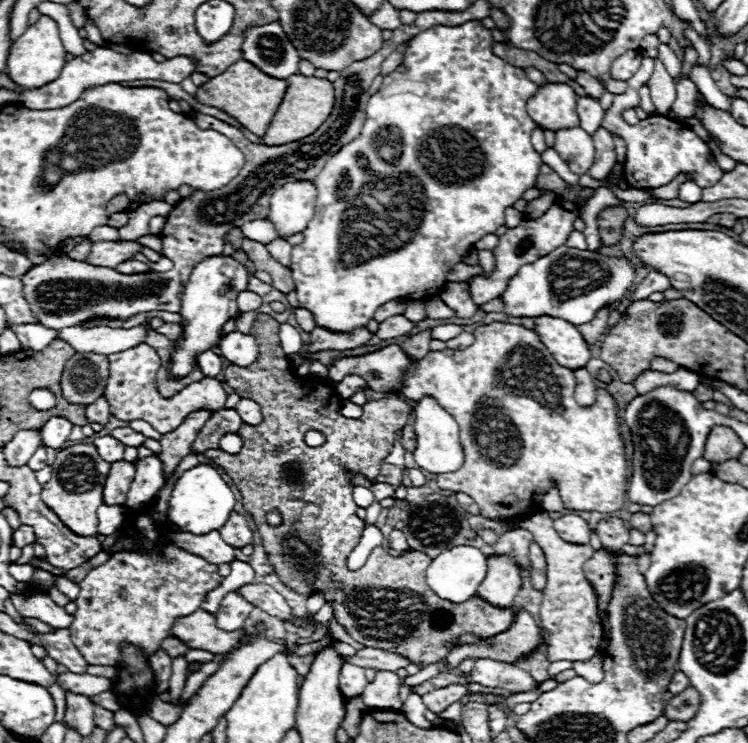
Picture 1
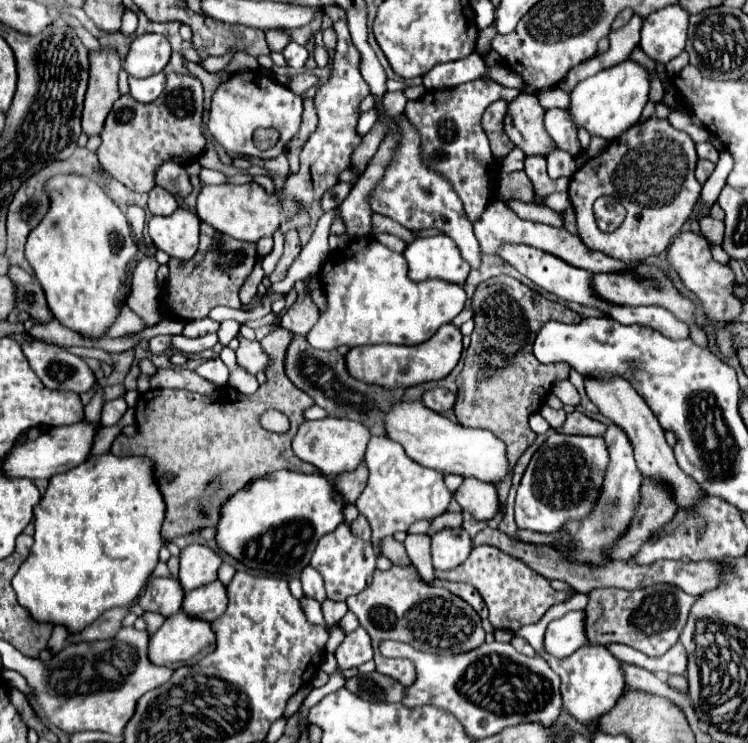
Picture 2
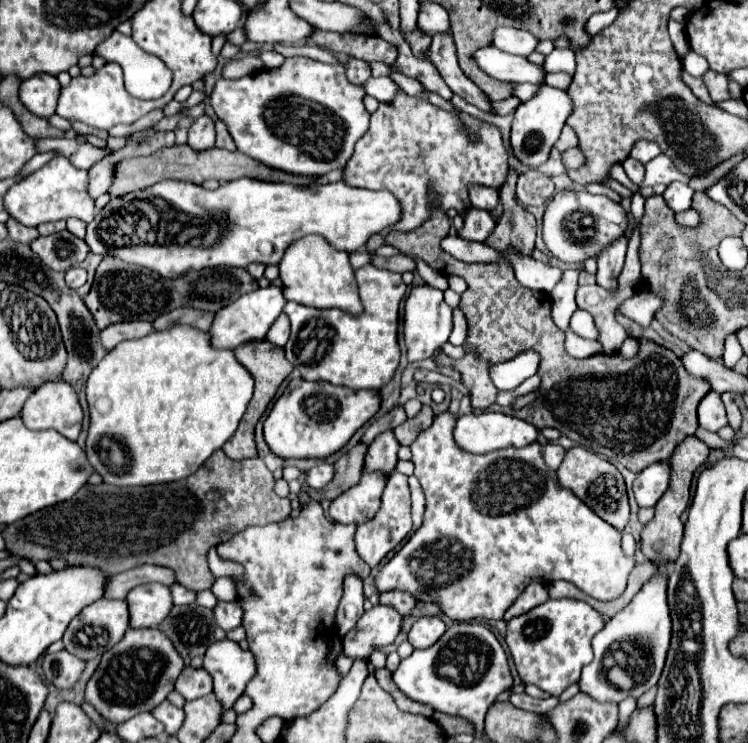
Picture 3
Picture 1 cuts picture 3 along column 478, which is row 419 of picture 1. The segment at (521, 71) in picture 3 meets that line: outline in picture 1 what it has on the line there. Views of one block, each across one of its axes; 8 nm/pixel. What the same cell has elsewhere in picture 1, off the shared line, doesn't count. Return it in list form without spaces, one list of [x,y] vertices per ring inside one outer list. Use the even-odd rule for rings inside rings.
[[[52,416],[44,428],[40,430],[42,434],[42,442],[44,446],[50,446],[50,448],[62,448],[62,444],[68,440],[70,432],[72,432],[72,422],[68,422],[66,418],[62,416]]]

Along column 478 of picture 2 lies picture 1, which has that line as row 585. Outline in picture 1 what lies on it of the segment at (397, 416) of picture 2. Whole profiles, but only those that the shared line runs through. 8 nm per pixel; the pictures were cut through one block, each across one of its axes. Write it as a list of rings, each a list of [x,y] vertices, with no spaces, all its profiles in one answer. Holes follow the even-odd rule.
[[[456,546],[432,560],[426,570],[426,582],[440,598],[464,602],[476,594],[486,572],[486,556],[478,548]]]

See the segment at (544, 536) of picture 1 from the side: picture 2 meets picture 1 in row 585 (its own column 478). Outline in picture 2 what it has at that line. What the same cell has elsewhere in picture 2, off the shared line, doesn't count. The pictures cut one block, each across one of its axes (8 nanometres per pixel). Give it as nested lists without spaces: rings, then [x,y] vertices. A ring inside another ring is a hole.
[[[476,546],[464,564],[448,572],[436,570],[436,578],[472,584],[490,608],[492,626],[510,632],[516,632],[520,626],[538,622],[552,604],[558,604],[570,596],[564,592],[556,592],[544,576],[494,546]]]

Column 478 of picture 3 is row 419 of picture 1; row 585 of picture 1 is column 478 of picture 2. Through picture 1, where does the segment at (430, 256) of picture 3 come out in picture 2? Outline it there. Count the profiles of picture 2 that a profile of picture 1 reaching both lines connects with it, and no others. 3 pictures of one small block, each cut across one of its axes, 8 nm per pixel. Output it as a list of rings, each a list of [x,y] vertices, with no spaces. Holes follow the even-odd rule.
[[[494,276],[482,282],[472,298],[474,332],[466,352],[466,362],[456,378],[458,400],[456,418],[464,426],[492,430],[508,446],[510,466],[536,440],[528,426],[528,416],[538,412],[555,381],[568,378],[570,366],[564,362],[540,364],[532,354],[536,332],[550,320],[580,322],[580,316],[568,306],[546,300],[536,290],[524,286],[512,276]]]

